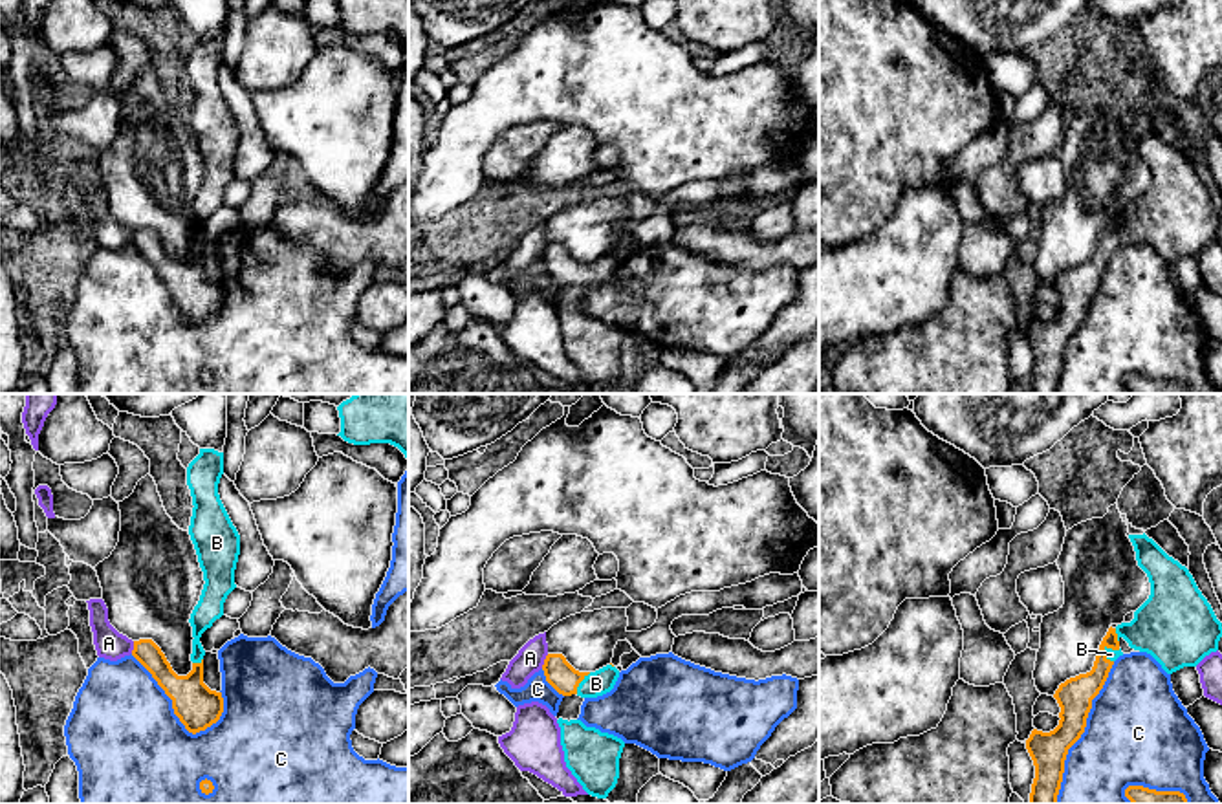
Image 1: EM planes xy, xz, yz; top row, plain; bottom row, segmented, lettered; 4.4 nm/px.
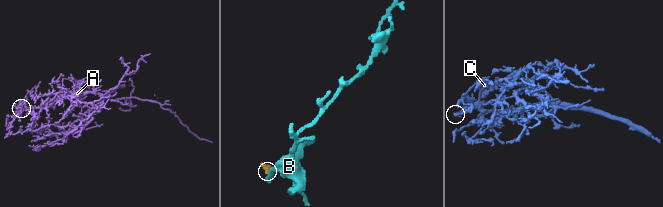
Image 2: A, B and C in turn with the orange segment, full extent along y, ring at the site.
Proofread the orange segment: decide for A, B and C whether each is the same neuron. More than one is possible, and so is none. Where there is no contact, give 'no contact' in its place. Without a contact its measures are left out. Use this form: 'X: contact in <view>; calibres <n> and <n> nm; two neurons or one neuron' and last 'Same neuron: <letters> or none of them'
A: contact in xz; calibres 120 and 120 nm; two neurons
B: contact in xz; calibres 120 and 110 nm; one neuron
C: contact in yz; calibres 160 and 460 nm; two neurons
Same neuron: B

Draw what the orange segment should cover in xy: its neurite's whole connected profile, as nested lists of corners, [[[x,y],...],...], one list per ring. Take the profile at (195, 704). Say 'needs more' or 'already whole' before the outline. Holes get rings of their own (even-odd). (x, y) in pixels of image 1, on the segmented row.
needs more; [[[200,449],[187,467],[187,485],[192,496],[189,535],[203,571],[203,590],[191,614],[192,670],[178,676],[161,648],[152,639],[134,641],[132,656],[152,674],[172,700],[174,714],[192,734],[216,723],[224,712],[222,692],[203,683],[202,634],[224,615],[224,603],[236,588],[235,570],[240,555],[240,535],[218,494],[224,474],[224,452]]]

